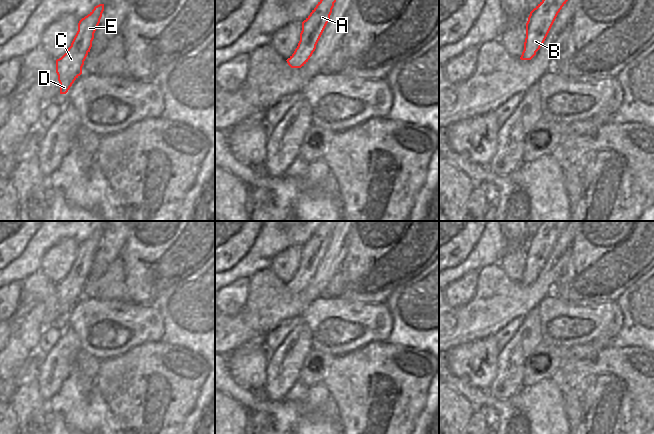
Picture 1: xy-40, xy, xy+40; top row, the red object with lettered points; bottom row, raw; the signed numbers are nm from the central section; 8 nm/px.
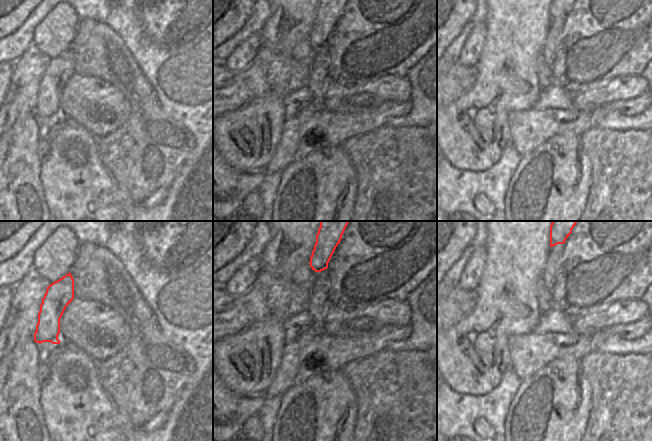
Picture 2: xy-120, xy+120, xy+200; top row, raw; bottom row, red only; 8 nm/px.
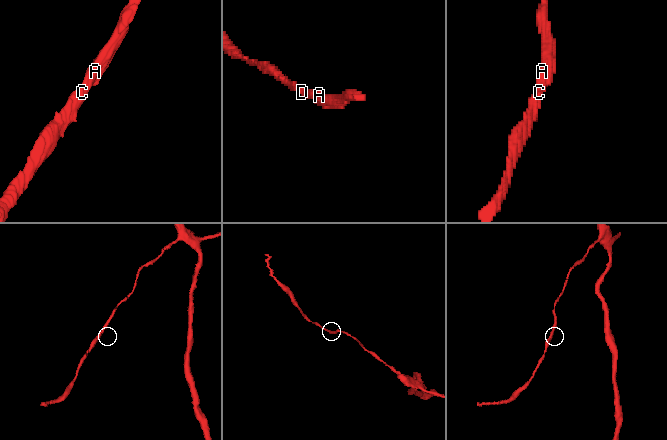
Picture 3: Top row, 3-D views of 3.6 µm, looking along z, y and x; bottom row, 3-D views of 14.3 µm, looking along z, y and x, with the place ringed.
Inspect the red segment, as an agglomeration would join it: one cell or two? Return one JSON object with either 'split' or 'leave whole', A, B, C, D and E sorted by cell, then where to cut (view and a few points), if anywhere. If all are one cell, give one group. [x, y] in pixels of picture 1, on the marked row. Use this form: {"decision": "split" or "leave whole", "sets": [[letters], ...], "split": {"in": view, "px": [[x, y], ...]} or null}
{"decision": "leave whole", "sets": [["A", "B", "C", "D", "E"]], "split": null}

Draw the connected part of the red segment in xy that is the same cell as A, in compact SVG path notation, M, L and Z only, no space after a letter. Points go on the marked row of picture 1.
M320 0L310 15L302 22L298 46L286 60L291 68L301 68L308 62L330 19L335 2L336 0Z

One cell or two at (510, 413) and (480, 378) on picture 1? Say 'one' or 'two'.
two

